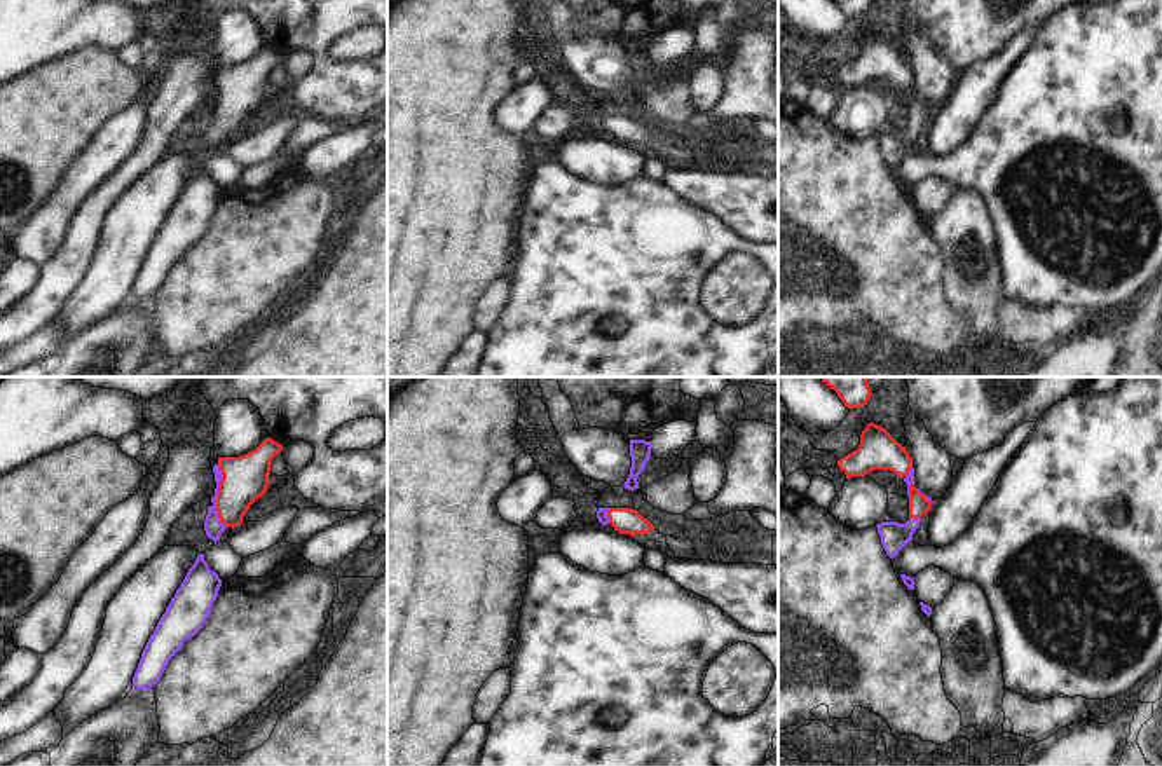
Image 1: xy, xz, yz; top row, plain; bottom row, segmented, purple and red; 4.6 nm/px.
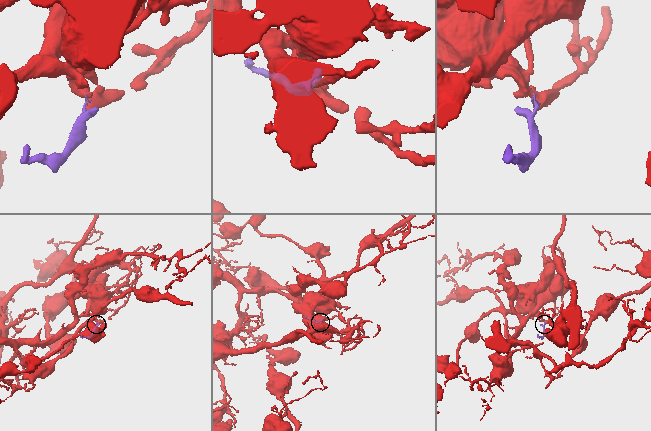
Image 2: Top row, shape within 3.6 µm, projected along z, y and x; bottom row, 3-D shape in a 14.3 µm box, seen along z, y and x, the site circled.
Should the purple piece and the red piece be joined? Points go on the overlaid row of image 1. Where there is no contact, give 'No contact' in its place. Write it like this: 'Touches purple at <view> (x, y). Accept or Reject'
Touches purple at xy (215, 496). Accept

